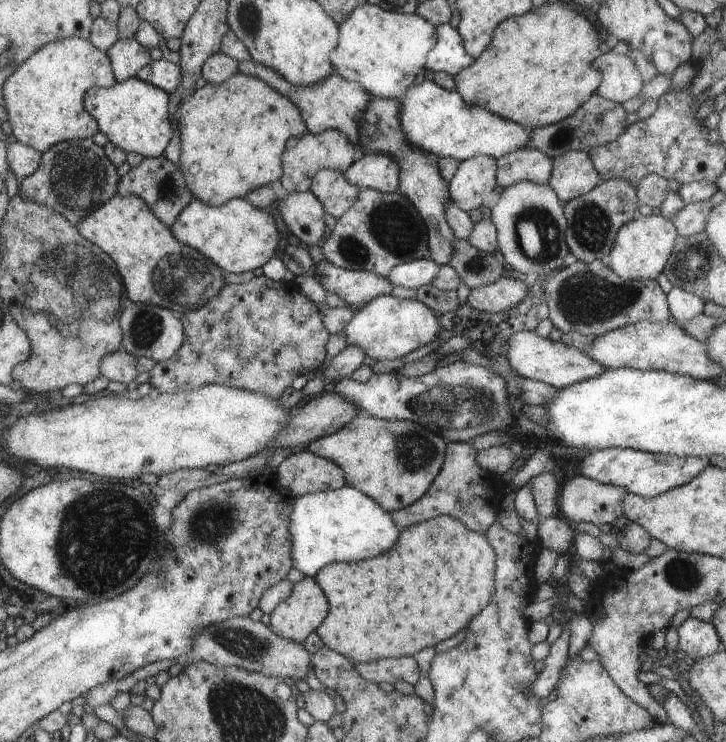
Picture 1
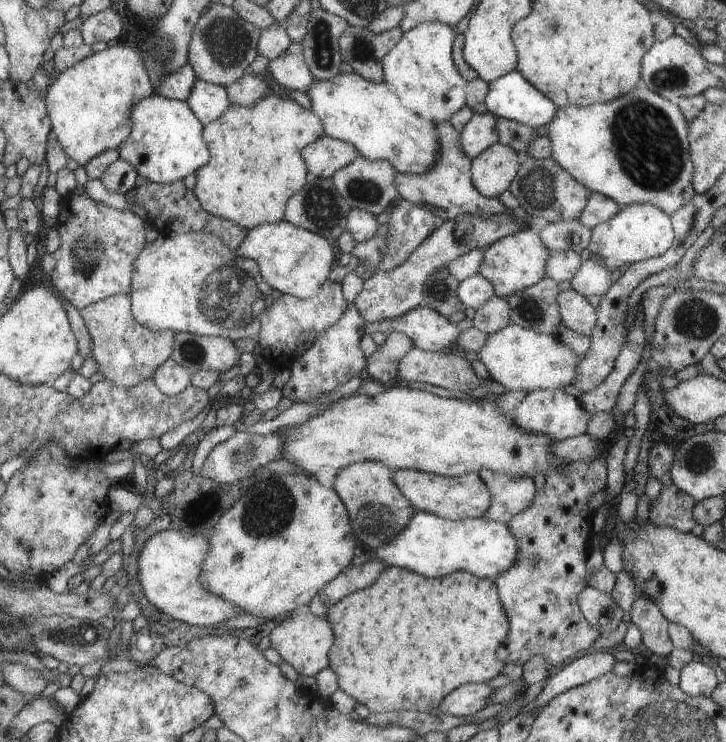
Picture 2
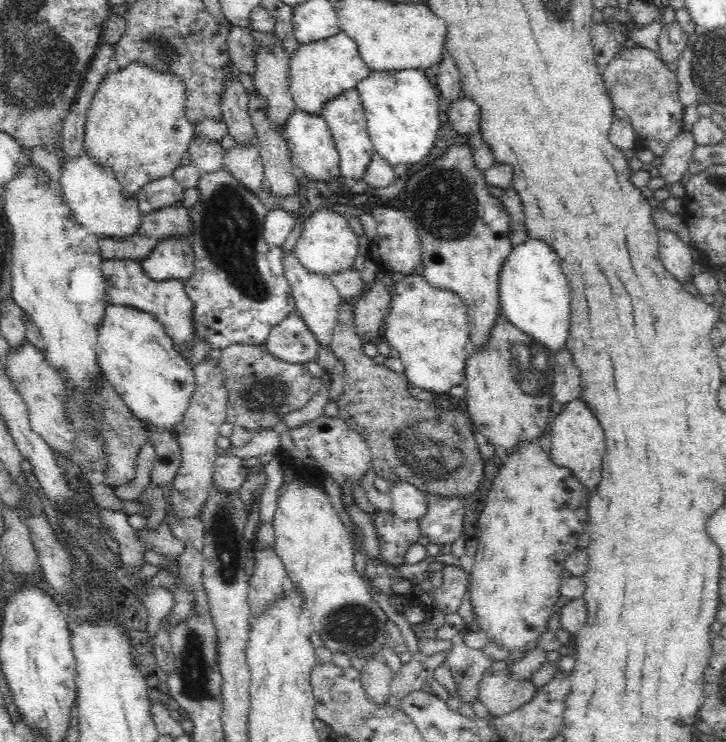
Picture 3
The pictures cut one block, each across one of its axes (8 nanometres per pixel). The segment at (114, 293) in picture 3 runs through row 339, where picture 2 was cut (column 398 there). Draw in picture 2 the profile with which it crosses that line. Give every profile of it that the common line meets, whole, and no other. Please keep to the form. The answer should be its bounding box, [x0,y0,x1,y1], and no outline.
[394,121,509,221]

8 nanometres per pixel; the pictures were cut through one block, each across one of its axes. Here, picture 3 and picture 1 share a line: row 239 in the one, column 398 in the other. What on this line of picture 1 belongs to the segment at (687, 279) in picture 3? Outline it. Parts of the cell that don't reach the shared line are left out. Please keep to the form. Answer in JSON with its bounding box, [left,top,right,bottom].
[355,656,419,686]

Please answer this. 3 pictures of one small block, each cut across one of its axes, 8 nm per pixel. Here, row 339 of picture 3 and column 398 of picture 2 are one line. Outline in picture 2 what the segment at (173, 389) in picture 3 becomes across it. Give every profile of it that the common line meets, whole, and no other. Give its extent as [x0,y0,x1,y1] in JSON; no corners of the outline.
[306,71,439,174]

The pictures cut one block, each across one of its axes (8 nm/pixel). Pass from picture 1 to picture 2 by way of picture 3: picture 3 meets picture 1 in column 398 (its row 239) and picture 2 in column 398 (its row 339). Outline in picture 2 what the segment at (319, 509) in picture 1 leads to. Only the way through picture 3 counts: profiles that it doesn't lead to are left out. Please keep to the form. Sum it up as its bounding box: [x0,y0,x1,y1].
[372,511,518,579]

